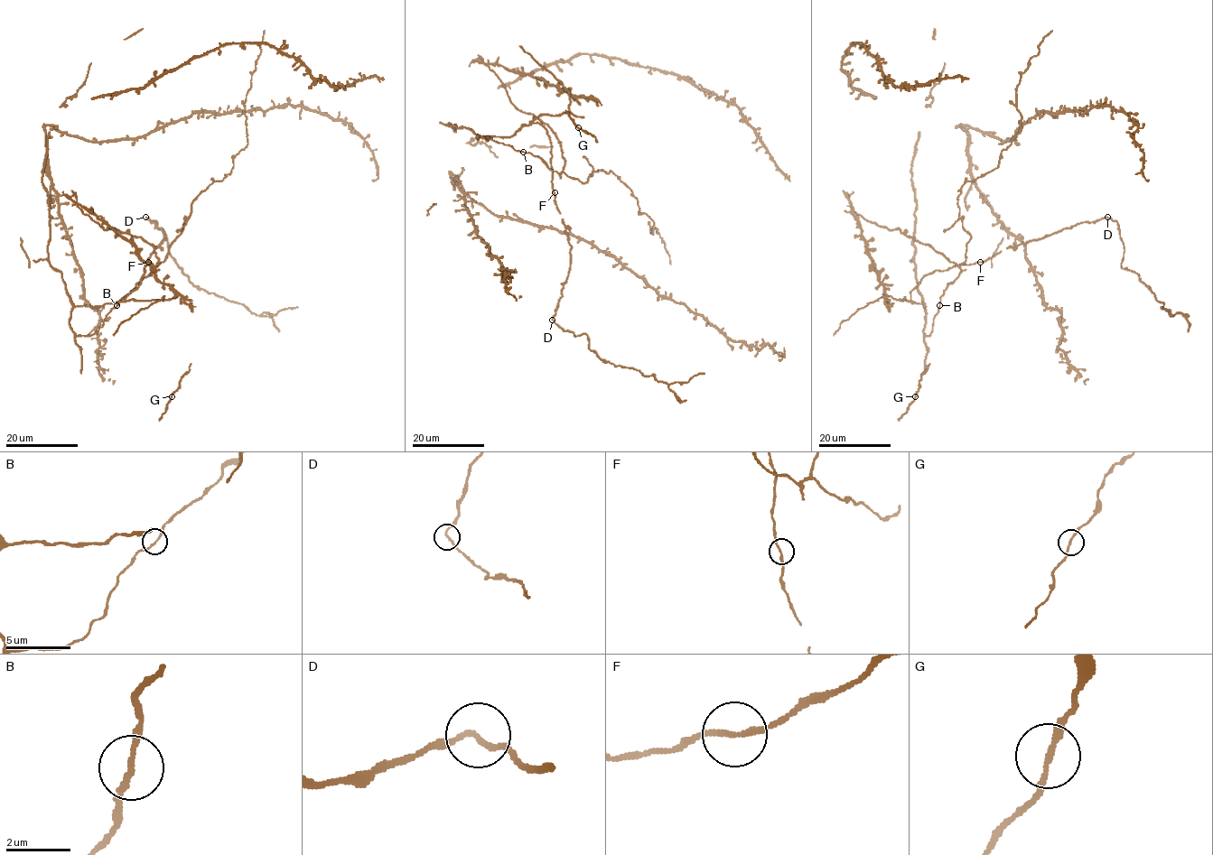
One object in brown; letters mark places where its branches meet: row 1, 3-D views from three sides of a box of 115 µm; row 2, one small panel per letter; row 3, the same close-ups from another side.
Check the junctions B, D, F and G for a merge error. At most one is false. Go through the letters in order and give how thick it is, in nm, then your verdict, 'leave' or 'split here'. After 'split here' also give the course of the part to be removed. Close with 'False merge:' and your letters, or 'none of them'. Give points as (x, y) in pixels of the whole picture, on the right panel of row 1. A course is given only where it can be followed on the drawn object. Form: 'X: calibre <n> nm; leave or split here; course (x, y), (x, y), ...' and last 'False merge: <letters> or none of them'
B: calibre 150 nm; leave
D: calibre 150 nm; split here; course (1107, 217), (1118, 223), (1124, 252), (1121, 266), (1136, 273), (1171, 315), (1170, 310), (1161, 307)
F: calibre 170 nm; leave
G: calibre 150 nm; leave
False merge: D

